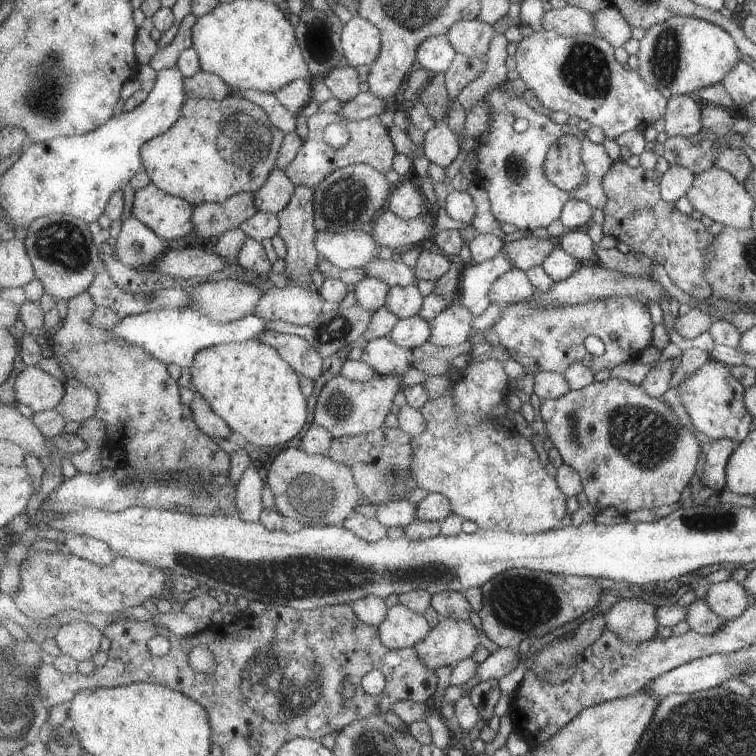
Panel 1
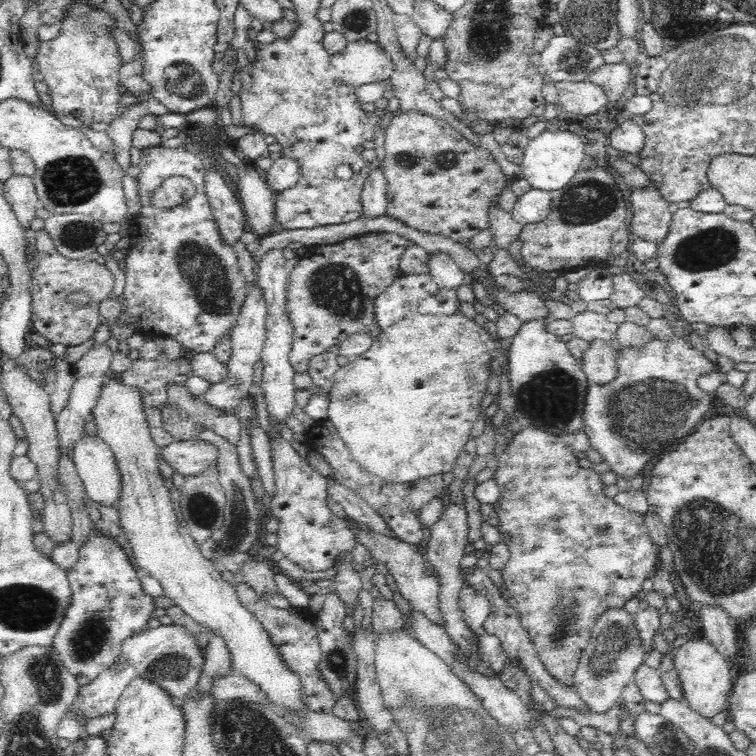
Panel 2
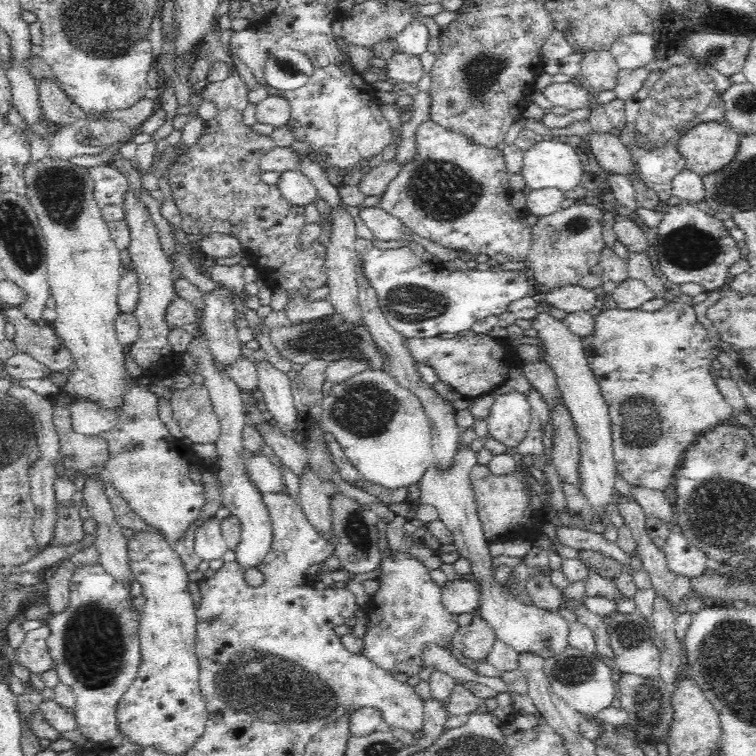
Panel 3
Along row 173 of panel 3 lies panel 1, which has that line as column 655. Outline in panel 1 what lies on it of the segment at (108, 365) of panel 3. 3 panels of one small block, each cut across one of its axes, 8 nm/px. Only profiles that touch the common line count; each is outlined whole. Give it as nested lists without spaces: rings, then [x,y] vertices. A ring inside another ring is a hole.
[[[678,16],[652,26],[639,40],[638,71],[647,84],[658,88],[668,99],[697,94],[699,90],[721,83],[741,60],[736,38],[722,26],[707,20]]]

